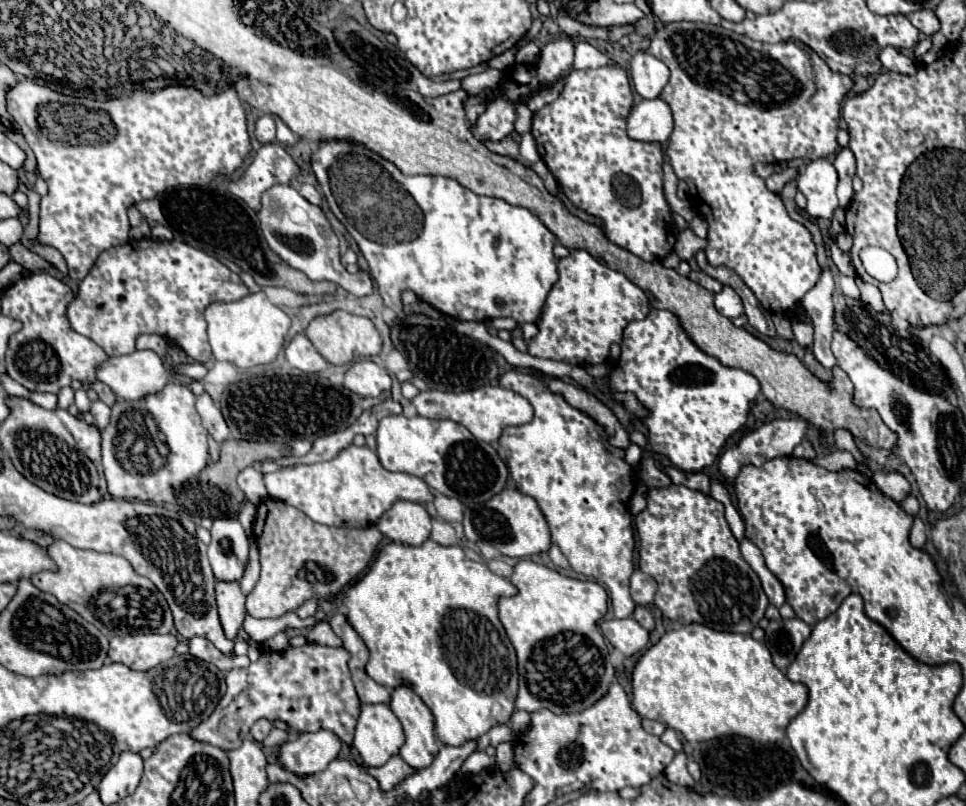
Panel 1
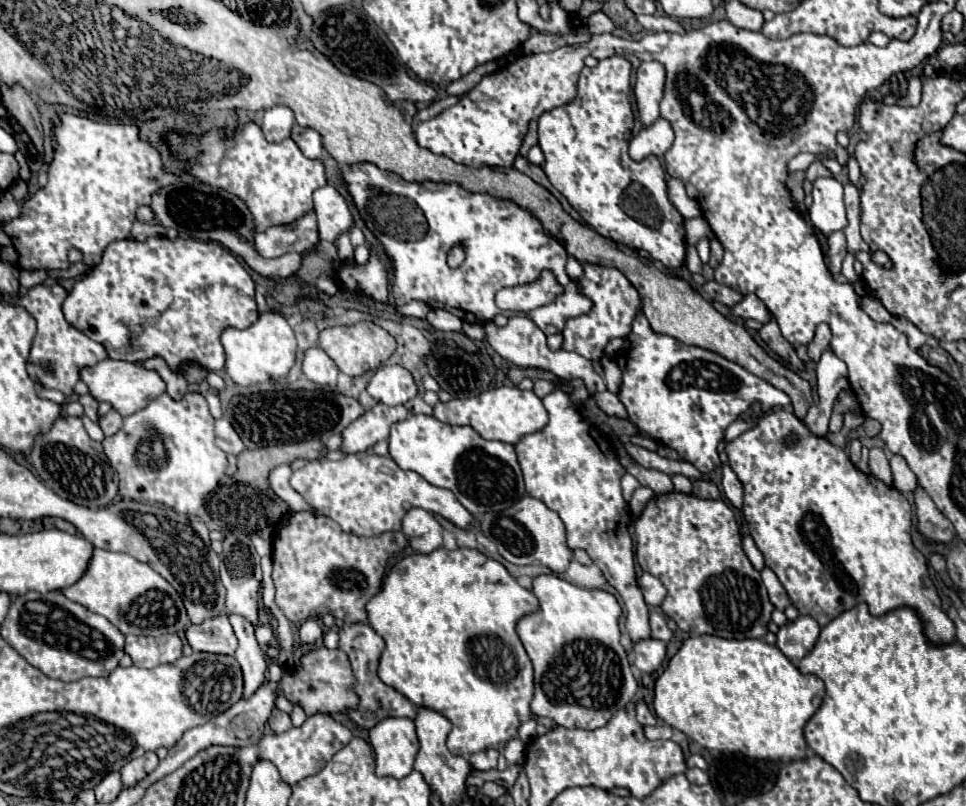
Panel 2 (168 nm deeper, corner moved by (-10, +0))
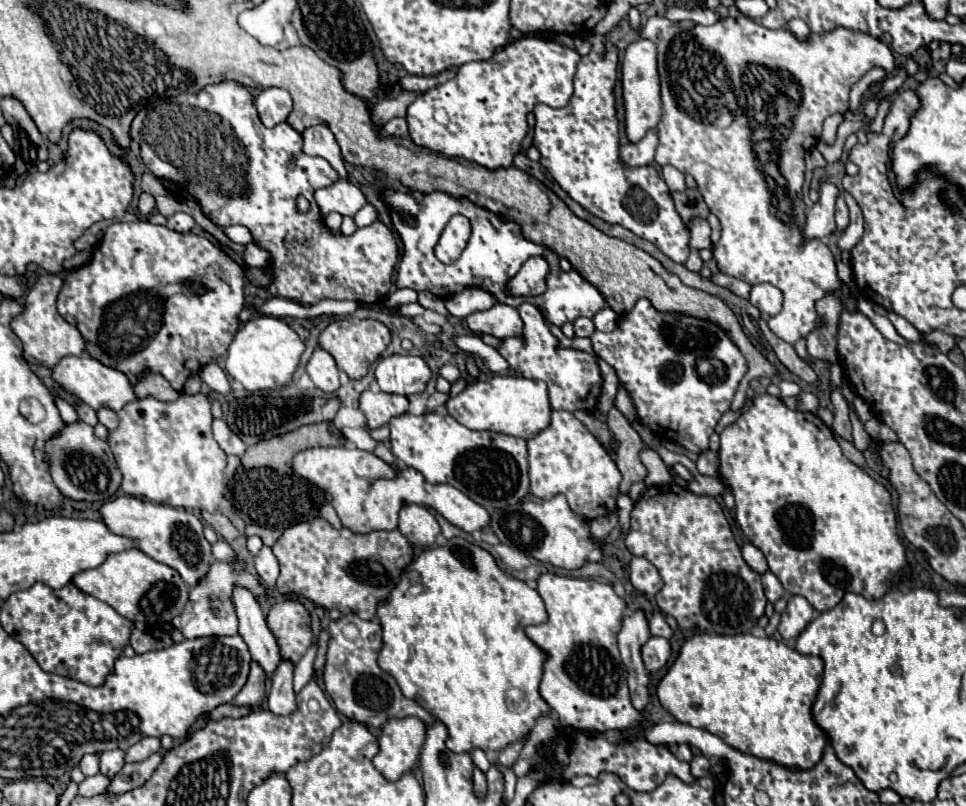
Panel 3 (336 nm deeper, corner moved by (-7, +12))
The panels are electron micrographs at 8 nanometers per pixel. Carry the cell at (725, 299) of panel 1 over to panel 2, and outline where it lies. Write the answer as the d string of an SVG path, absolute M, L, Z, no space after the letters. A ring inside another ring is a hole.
M753 293L745 295L735 307L731 307L731 315L733 317L741 317L741 319L755 319L759 323L767 323L769 321L769 311L767 311L765 303Z

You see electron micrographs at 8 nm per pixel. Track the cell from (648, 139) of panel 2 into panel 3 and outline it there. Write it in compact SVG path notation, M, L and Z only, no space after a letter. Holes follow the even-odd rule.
M648 131L646 137L632 145L632 143L626 143L624 147L620 147L620 161L626 165L626 167L642 167L642 165L650 165L654 161L654 151L656 151L656 145L658 145L658 135L656 131Z

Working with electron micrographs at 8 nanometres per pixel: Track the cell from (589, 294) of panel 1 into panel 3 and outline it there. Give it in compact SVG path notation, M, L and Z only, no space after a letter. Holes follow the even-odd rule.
M580 317L580 319L574 321L574 331L576 331L578 337L590 337L594 333L594 323L590 319Z

